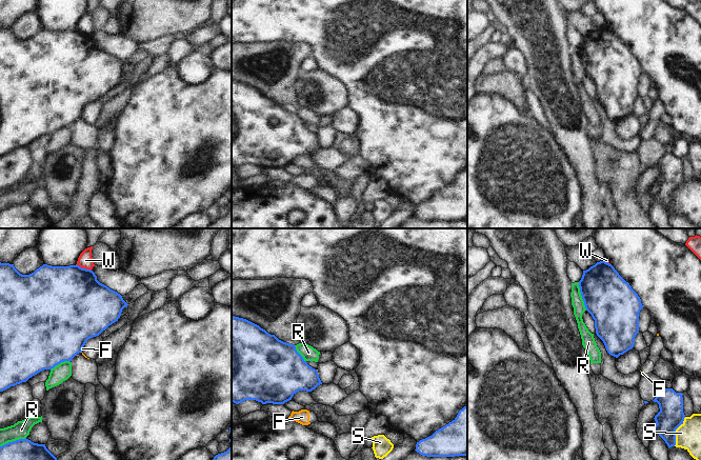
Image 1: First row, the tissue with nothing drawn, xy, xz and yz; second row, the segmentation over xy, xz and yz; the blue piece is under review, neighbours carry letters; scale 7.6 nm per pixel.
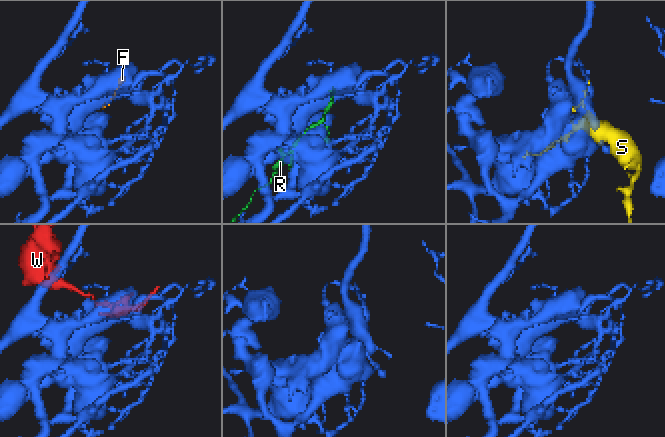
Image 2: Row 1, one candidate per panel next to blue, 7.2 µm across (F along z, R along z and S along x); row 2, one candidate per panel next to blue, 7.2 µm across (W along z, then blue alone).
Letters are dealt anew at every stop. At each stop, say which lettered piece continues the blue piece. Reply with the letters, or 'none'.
none

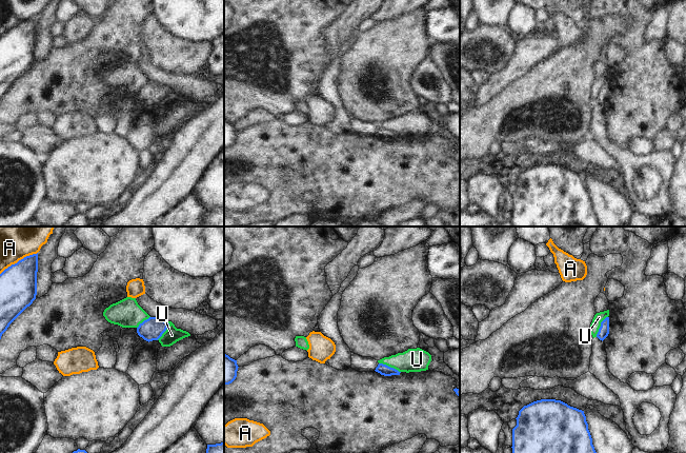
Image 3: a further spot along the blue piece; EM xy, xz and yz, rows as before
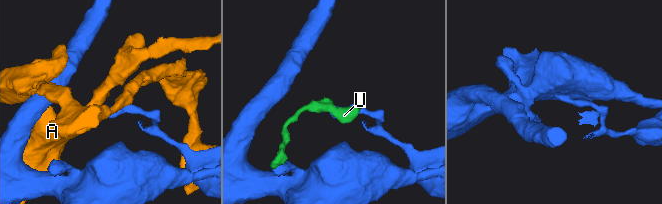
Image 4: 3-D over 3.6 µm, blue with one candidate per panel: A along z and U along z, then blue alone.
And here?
none

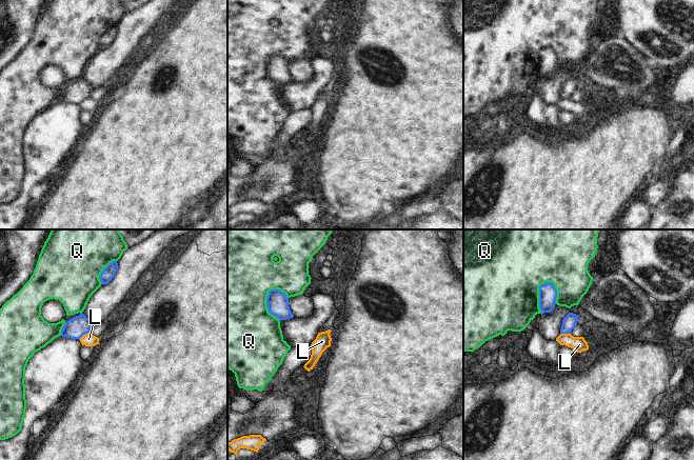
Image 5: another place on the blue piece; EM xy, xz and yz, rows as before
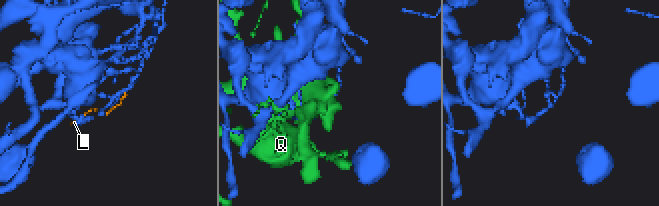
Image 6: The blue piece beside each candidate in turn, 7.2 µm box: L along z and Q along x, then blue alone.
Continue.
none

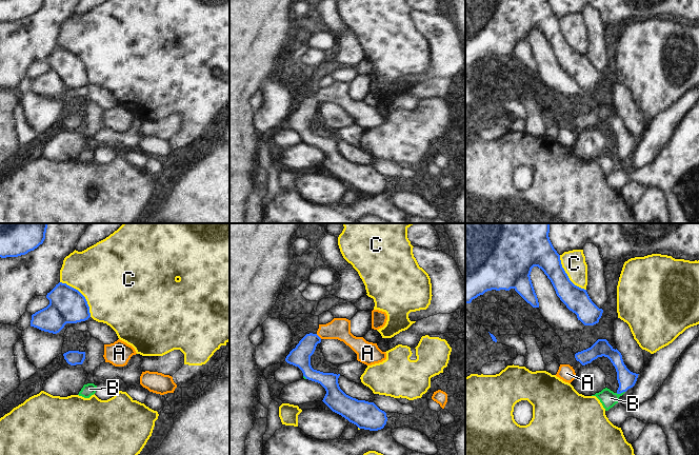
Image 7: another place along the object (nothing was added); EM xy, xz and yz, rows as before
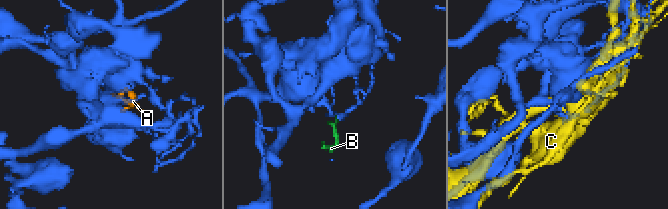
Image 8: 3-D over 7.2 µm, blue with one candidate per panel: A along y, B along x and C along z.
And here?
A, B

